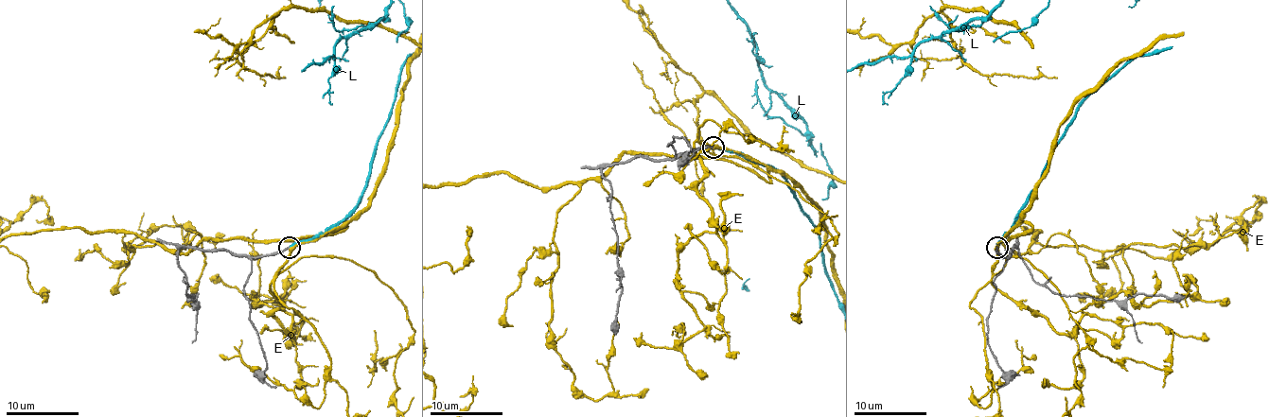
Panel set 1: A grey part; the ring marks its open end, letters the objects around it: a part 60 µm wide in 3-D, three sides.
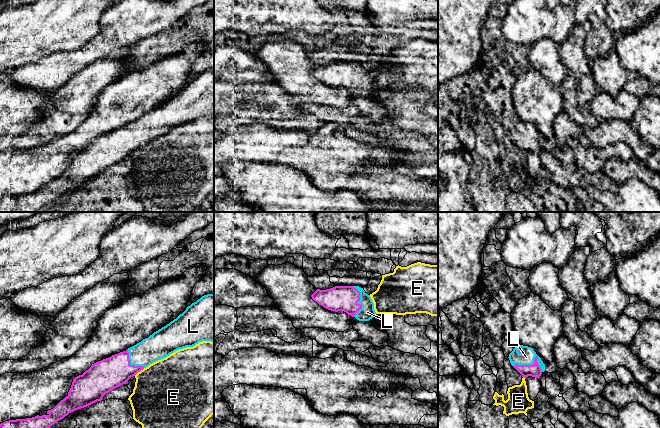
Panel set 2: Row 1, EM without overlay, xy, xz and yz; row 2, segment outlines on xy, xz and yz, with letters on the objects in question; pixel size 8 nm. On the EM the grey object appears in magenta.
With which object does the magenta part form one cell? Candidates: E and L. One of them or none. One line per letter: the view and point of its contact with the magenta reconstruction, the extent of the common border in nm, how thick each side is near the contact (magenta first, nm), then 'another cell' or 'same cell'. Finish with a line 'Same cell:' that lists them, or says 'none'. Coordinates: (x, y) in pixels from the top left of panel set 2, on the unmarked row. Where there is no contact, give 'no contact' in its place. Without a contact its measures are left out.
E: xy (139, 147) | 110 nm | 260/480 nm | another cell
L: yz (532, 140) | 240 nm | 110/120 nm | same cell
Same cell: L

